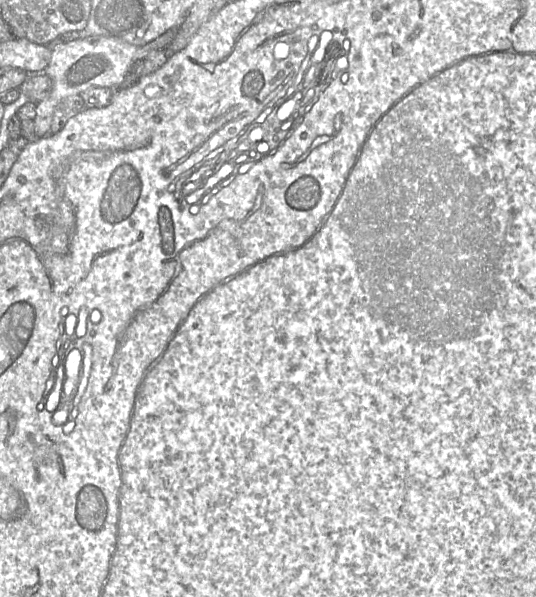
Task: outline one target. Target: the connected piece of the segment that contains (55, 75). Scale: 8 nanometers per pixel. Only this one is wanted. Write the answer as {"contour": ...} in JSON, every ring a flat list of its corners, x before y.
{"contour":[[179,27,172,28,143,46,129,44,119,38,109,36,89,36,57,45,52,50,52,57,45,73,52,80,50,95,36,104,34,131,36,138,42,138,50,133,53,112,56,105,65,97,80,94,90,87,123,87,125,76,131,64,146,56,153,50,165,49,177,35]]}

